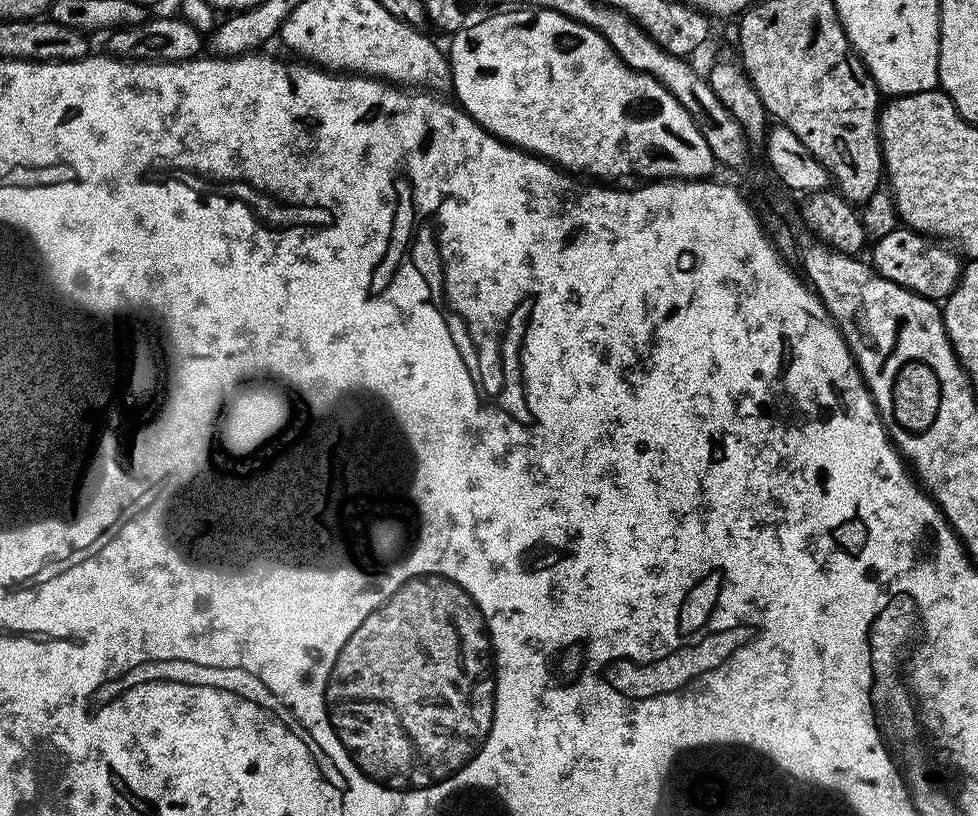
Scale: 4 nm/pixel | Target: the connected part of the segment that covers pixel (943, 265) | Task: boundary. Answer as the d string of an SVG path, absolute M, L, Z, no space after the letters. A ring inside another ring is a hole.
M897 226L890 230L890 234L879 237L871 248L870 263L879 276L890 278L890 282L898 282L898 286L919 296L925 296L927 300L943 302L960 285L961 257L948 249L951 247L925 236L923 232L915 232L907 226Z

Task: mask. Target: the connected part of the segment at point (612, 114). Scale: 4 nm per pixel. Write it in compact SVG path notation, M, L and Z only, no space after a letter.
M541 8L501 10L493 12L491 16L478 22L478 26L470 26L466 30L455 33L451 40L452 45L447 45L446 55L448 65L452 68L450 88L451 91L456 91L455 103L468 112L470 118L474 118L474 122L481 124L489 134L514 148L520 148L524 152L550 160L557 168L569 174L579 174L581 177L597 176L600 179L597 181L600 182L620 182L623 176L644 176L640 178L648 182L703 180L715 173L712 171L717 171L718 165L714 154L710 150L706 138L702 138L702 130L698 130L694 118L690 118L686 106L682 106L682 102L678 102L678 98L674 98L674 94L670 94L670 90L666 90L666 86L662 86L662 82L658 82L650 74L626 66L626 62L622 62L622 58L618 58L618 54L614 54L610 42L606 42L606 38L602 38L602 34L590 30L590 26L574 22L554 10L542 10Z

